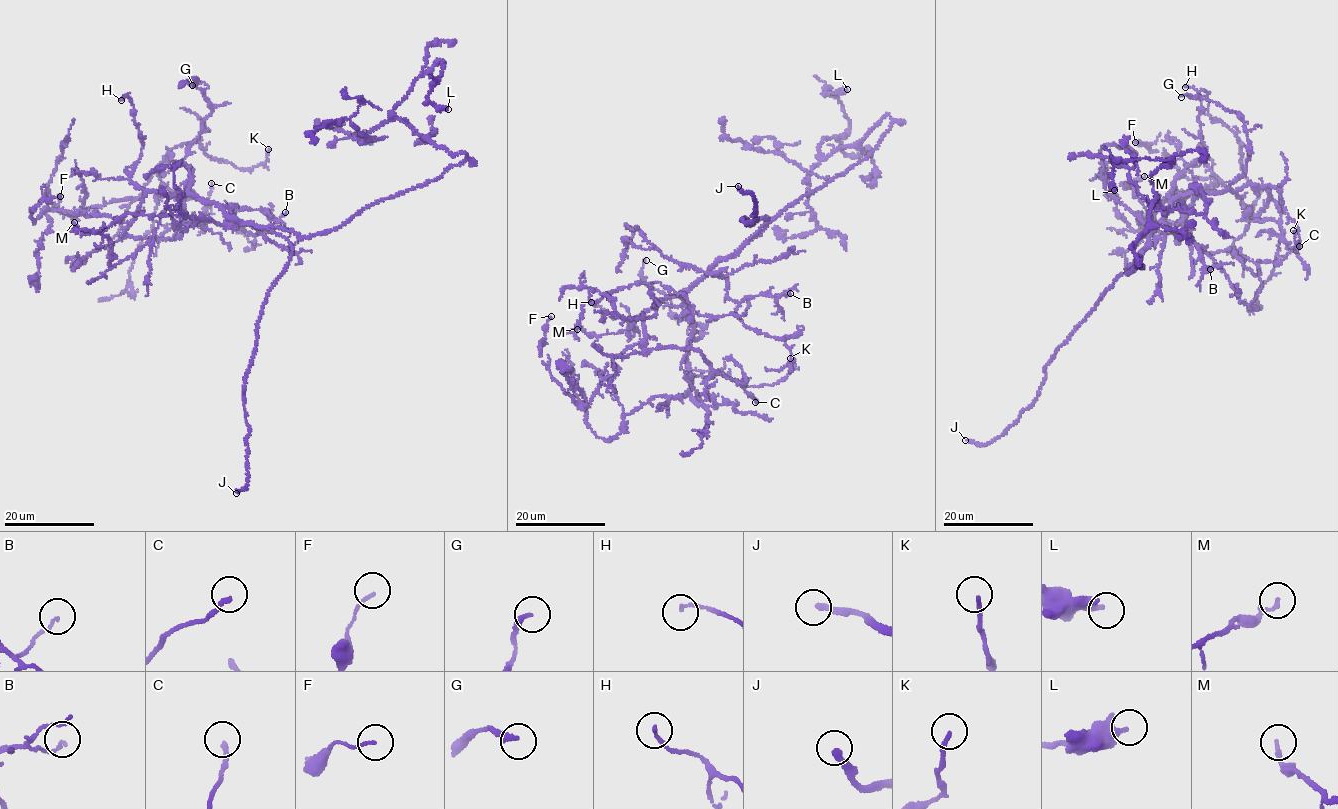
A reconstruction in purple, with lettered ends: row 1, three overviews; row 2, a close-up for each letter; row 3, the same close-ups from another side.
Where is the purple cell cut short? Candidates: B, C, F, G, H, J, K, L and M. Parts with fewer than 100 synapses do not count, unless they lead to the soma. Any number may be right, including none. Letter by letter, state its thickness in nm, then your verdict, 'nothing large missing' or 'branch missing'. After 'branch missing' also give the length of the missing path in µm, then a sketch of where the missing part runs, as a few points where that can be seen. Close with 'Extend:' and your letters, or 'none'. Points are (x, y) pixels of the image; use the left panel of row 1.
B: 110 nm | nothing large missing
C: 170 nm | nothing large missing
F: 100 nm | nothing large missing
G: 240 nm | nothing large missing
H: 140 nm | nothing large missing
J: 200 nm | branch missing | 40 µm | (236, 493), (230, 504), (216, 511), (208, 510), (182, 492), (179, 512), (171, 527)
K: 150 nm | nothing large missing
L: 440 nm | nothing large missing
M: 140 nm | nothing large missing
Extend: J

